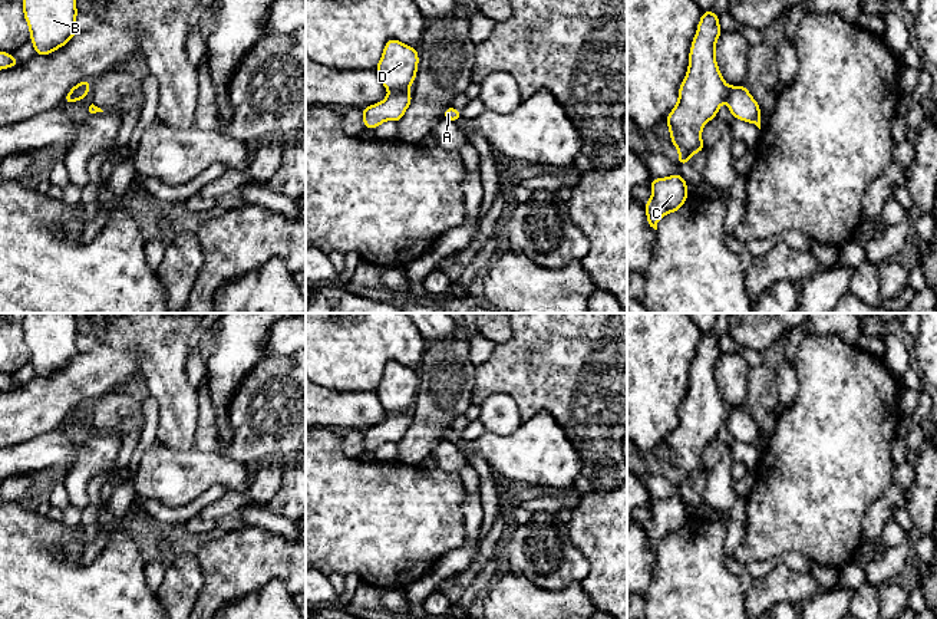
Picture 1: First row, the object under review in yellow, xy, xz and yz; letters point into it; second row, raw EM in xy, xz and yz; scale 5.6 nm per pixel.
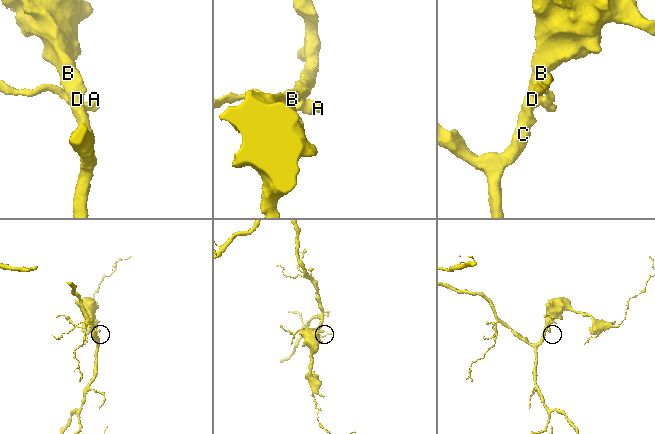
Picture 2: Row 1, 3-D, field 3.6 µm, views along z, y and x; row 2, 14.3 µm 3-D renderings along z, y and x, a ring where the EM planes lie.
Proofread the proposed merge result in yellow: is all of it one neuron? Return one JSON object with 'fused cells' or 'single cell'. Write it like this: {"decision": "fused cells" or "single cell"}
{"decision": "fused cells"}

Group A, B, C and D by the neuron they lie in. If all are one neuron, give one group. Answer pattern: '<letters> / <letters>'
A / B C D

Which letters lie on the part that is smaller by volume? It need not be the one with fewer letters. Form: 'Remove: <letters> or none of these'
Remove: A

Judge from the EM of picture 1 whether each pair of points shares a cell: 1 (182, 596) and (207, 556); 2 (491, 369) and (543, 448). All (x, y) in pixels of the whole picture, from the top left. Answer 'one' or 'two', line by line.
1: two
2: two

